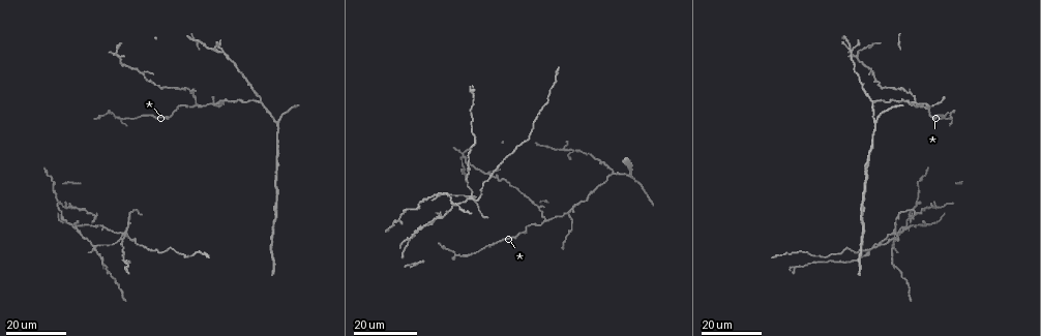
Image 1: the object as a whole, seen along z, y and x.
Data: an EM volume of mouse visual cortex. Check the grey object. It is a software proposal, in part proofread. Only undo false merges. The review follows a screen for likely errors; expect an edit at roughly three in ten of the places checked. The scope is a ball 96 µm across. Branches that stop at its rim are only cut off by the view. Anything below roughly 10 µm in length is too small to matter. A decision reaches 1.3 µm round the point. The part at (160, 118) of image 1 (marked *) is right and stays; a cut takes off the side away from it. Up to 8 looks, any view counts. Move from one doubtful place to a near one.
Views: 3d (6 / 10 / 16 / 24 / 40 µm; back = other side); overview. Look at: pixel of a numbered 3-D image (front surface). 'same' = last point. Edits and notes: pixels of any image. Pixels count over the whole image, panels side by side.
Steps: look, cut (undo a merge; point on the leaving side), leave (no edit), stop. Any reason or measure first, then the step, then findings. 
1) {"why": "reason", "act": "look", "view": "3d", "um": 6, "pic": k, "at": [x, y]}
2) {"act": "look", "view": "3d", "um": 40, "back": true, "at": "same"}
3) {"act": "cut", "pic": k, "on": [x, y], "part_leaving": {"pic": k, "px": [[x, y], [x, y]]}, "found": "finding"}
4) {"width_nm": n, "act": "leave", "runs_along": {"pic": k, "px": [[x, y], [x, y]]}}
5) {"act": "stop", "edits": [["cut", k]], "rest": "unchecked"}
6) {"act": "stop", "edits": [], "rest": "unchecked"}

{"why": "arms part here", "act": "look", "view": "3d", "um": 16, "pic": 1, "at": [547, 220]}

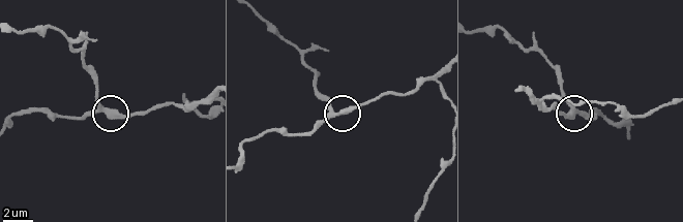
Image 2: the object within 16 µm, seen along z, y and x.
{"act": "look", "view": "3d", "um": 6, "pic": 2, "at": [101, 109]}

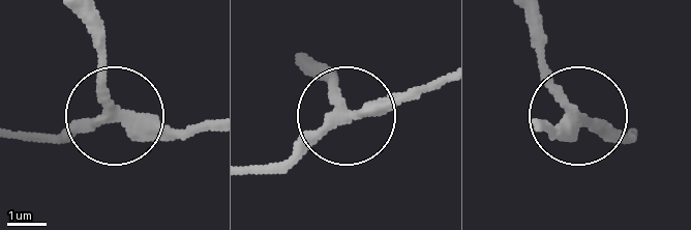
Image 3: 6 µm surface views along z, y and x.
{"act": "leave", "runs_along": {"pic": 3, "px": [[22, 133], [100, 122], [111, 103], [100, 37]]}, "found": "one neuron here"}

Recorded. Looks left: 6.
{"why": "side arm on a straight run", "act": "look", "view": "3d", "um": 24, "pic": 1, "at": [873, 101]}

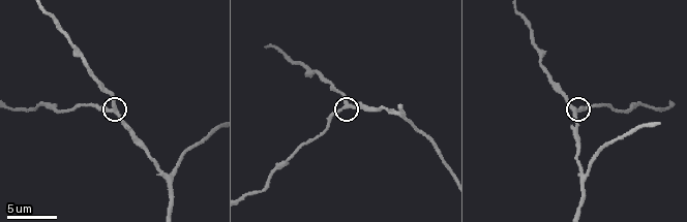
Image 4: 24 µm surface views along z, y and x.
{"act": "look", "view": "3d", "um": 6, "pic": 4, "at": [114, 107]}

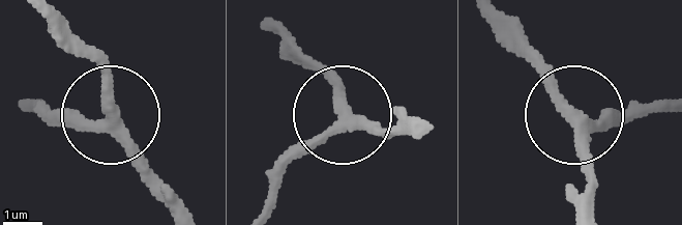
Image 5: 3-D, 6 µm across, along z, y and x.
{"act": "leave", "runs_along": {"pic": 5, "px": [[26, 103], [105, 119], [115, 83], [88, 47]]}, "found": "all the same neuron"}

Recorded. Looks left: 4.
{"why": "three arms meet", "act": "look", "view": "3d", "um": 10, "pic": 4, "at": [585, 179]}

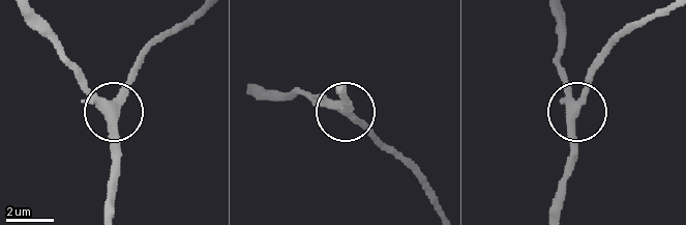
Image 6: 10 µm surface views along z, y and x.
{"act": "leave", "runs_along": {"pic": 6, "px": [[25, 16], [110, 107], [146, 54]]}, "found": "continuous, no second neuron"}

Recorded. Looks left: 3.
{"why": "branch point", "act": "look", "view": "3d", "um": 24, "pic": 1, "at": [569, 213]}

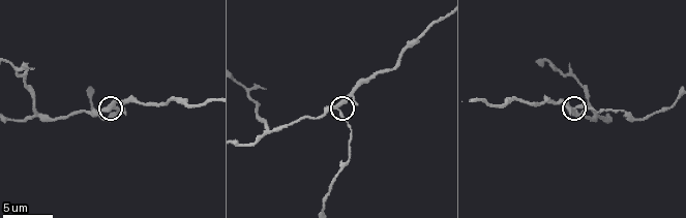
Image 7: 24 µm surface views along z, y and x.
{"why": "closer look", "act": "look", "view": "3d", "um": 10, "pic": 7, "at": [105, 106]}

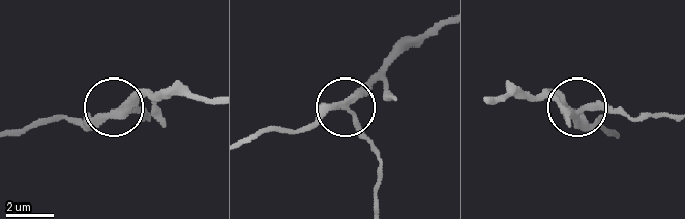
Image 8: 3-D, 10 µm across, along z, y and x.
{"arms": 3, "act": "leave", "runs_along": {"pic": 8, "px": [[251, 139], [281, 128], [305, 131], [345, 107], [375, 150]]}, "found": "one neuron here"}

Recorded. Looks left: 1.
{"act": "stop", "edits": [], "rest": "unchecked"}

